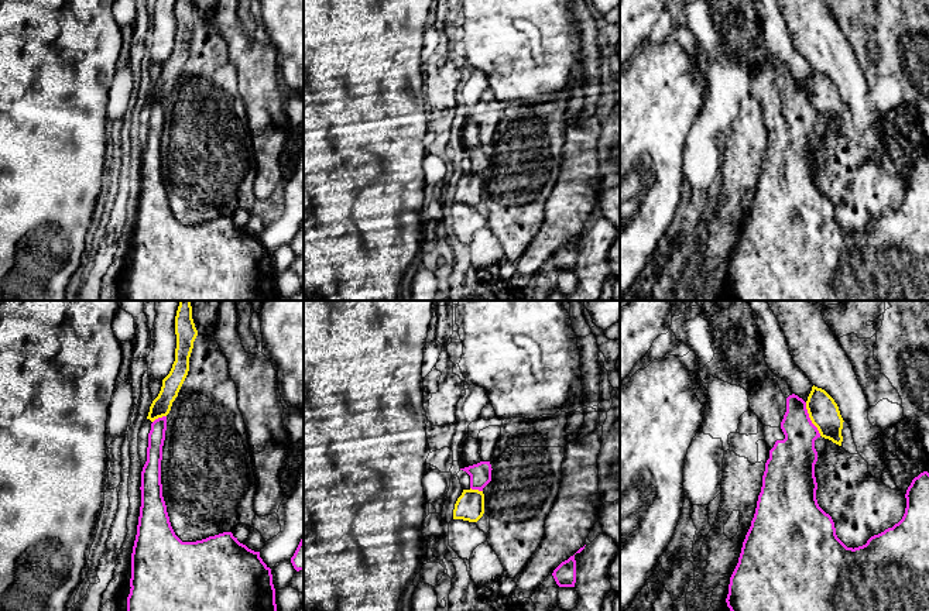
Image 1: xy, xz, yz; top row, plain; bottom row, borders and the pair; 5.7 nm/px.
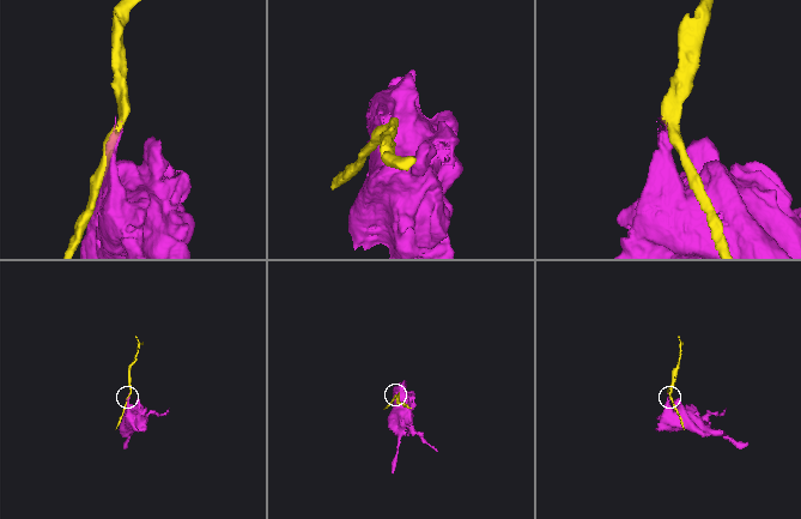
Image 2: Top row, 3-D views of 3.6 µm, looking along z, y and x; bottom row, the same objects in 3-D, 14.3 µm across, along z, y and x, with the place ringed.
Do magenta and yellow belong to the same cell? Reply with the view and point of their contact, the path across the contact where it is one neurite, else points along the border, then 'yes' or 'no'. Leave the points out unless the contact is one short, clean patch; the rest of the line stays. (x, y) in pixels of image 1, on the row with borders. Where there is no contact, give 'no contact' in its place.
contact yz (809, 419); border yz (805, 402), (808, 416), (820, 435); no

